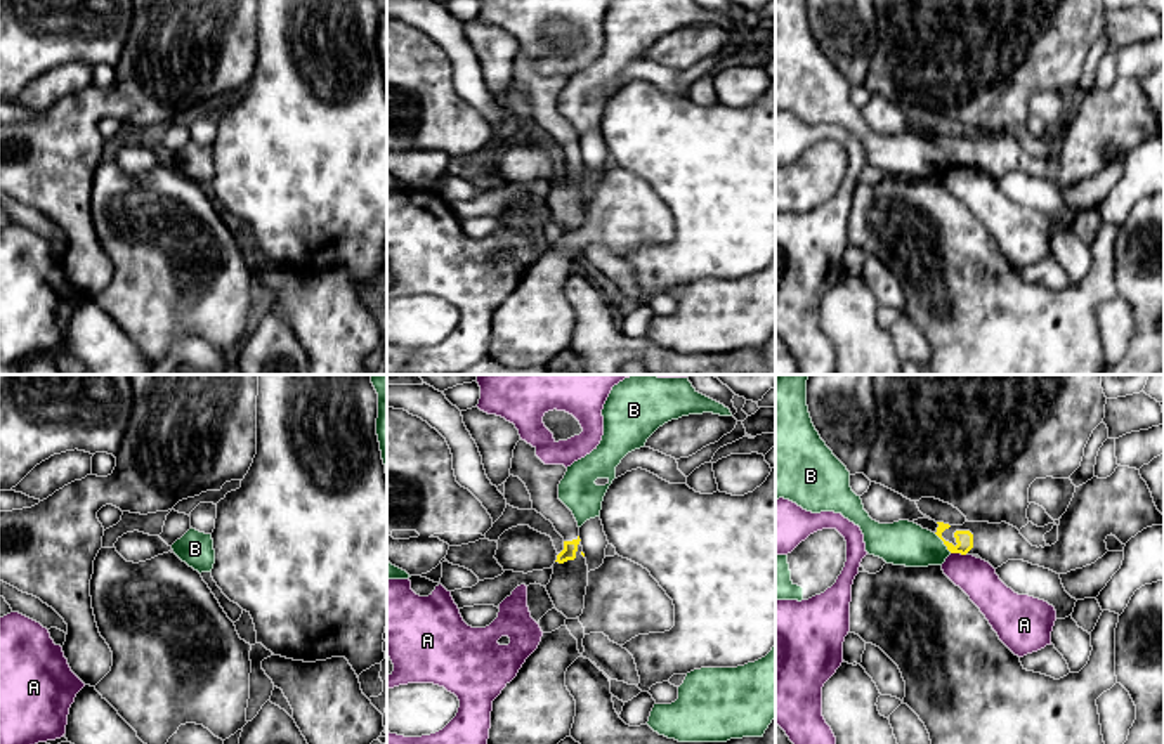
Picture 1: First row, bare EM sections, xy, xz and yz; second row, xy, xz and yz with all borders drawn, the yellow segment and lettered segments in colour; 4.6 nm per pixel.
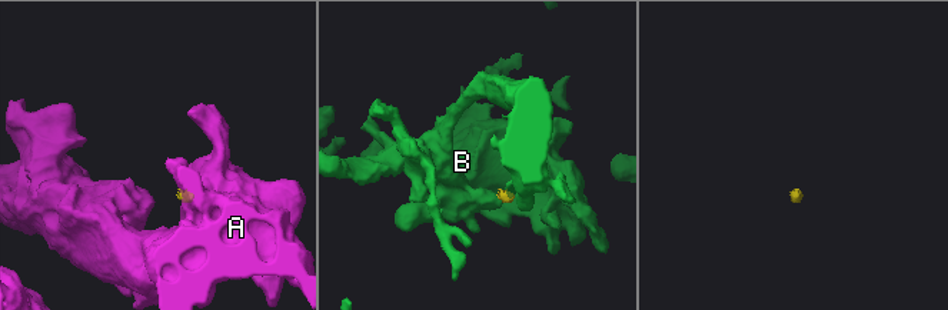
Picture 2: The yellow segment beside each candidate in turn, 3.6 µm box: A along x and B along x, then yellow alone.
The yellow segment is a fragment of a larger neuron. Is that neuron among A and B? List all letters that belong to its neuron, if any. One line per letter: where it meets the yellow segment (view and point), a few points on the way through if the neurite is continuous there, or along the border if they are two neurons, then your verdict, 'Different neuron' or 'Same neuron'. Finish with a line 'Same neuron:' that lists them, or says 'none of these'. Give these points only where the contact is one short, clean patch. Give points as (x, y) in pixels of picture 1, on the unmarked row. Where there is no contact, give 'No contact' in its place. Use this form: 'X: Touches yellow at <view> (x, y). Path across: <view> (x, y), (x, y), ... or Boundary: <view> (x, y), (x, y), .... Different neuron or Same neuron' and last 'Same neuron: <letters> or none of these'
A: Touches yellow at yz (960, 163). Boundary: yz (951, 163), (967, 165). Different neuron
B: Touches yellow at yz (944, 155). Boundary: yz (934, 144), (951, 163). Different neuron
Same neuron: none of these

